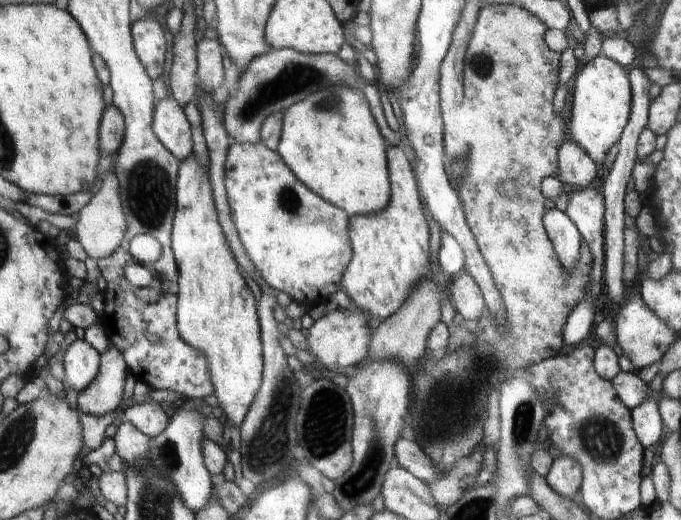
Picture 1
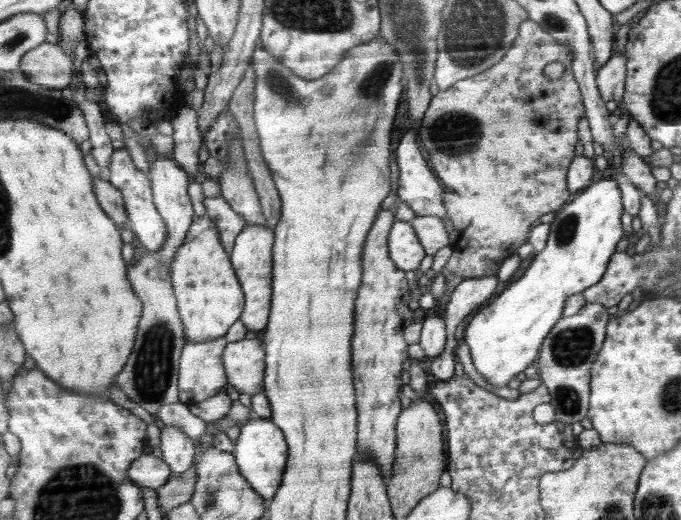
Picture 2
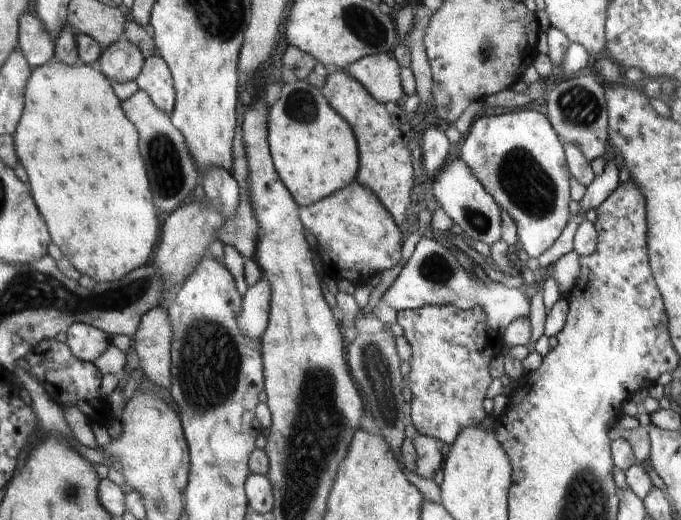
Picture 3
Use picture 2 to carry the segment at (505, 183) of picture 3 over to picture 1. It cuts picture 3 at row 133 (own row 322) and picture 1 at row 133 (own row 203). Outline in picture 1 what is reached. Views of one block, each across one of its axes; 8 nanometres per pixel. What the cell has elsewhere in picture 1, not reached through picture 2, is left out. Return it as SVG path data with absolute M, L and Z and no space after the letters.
M599 54L586 61L578 70L574 81L574 99L568 125L569 140L588 154L588 158L598 165L610 146L620 140L620 134L630 118L632 106L632 86L624 66L606 55Z

